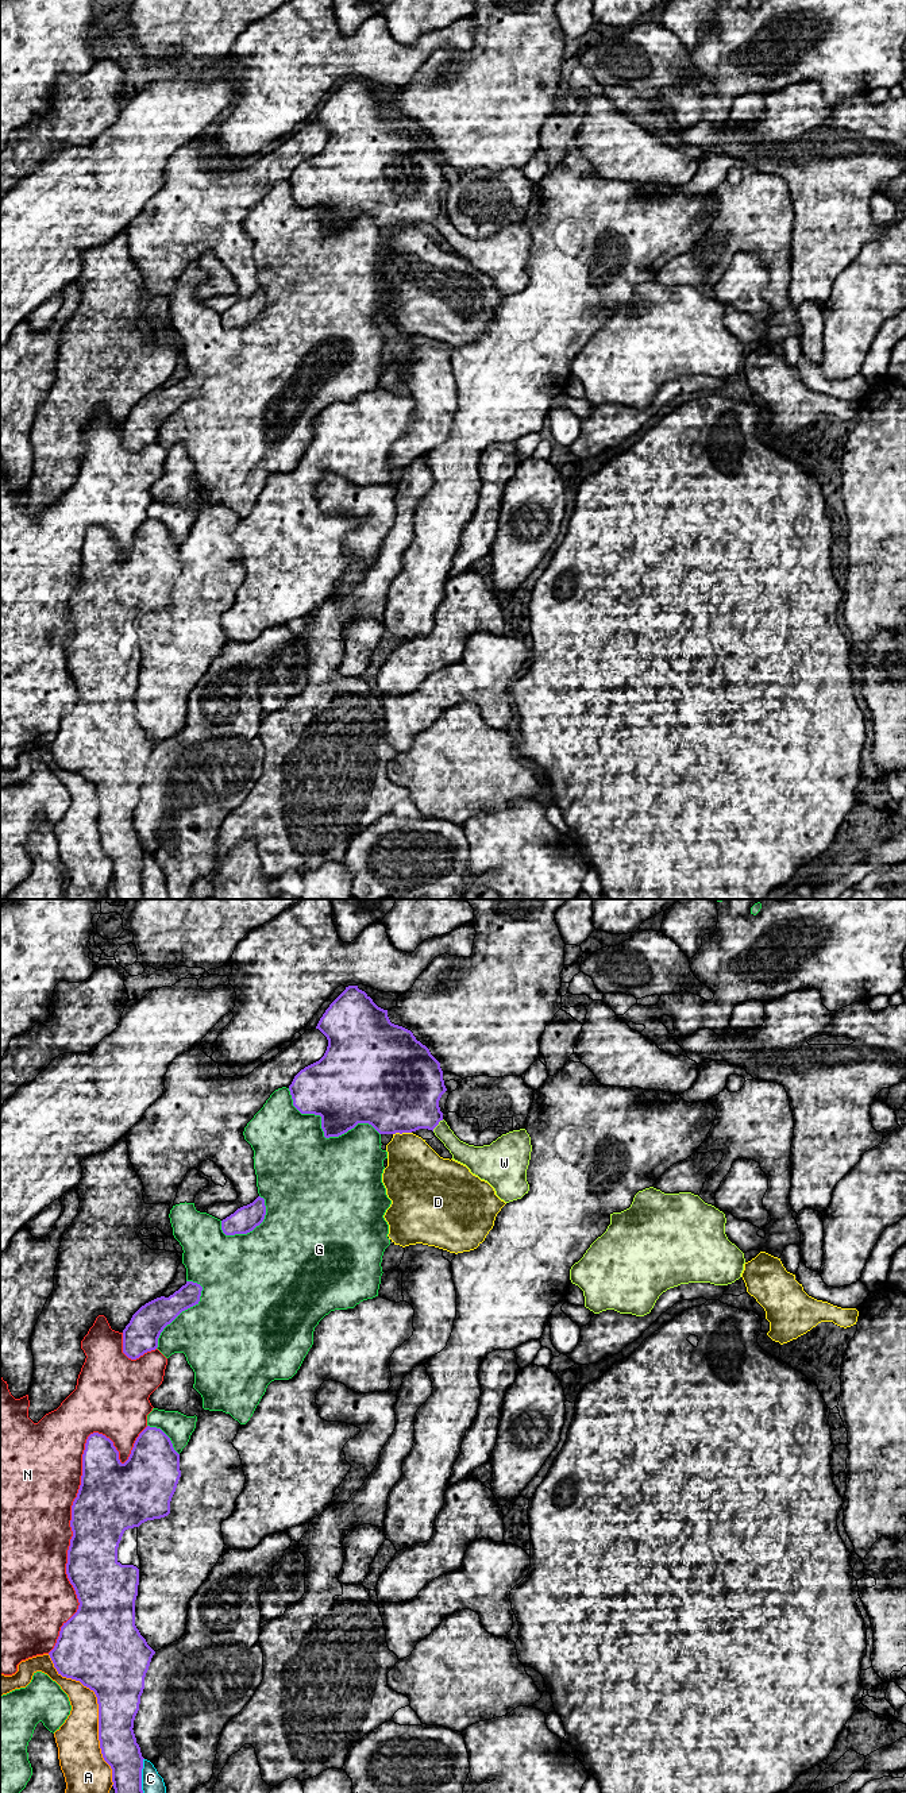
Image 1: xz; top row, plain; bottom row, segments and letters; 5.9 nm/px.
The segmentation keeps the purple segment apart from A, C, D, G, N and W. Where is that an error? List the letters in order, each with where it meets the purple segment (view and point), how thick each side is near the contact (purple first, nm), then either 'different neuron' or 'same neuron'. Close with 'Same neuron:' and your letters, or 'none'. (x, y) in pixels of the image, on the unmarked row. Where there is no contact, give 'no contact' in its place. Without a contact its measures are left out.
A: contact xz (99, 805); calibres 340 and 260 nm; different neuron
C: contact xz (141, 875); calibres 220 and 160 nm; different neuron
D: contact xz (401, 226); calibres 500 and 340 nm; different neuron
G: contact xz (324, 226); calibres 360 and 480 nm; different neuron
N: contact xz (73, 597); calibres 420 and 480 nm; different neuron
W: contact xz (438, 216); calibres 400 and 120 nm; same neuron
Same neuron: W

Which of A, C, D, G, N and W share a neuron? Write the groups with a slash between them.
A / C / D / G / N / W

